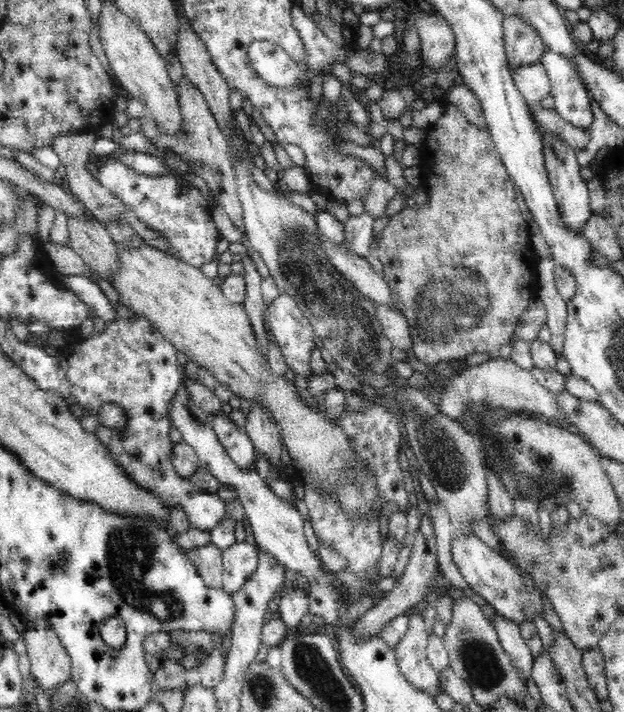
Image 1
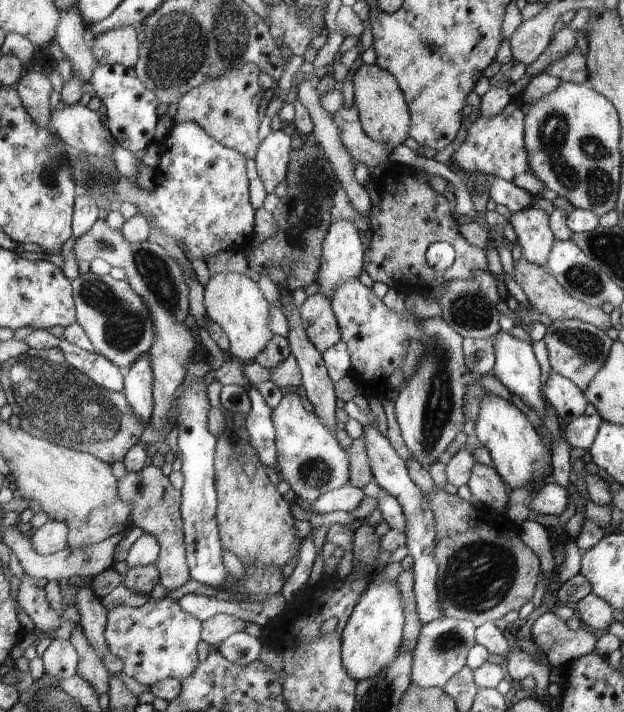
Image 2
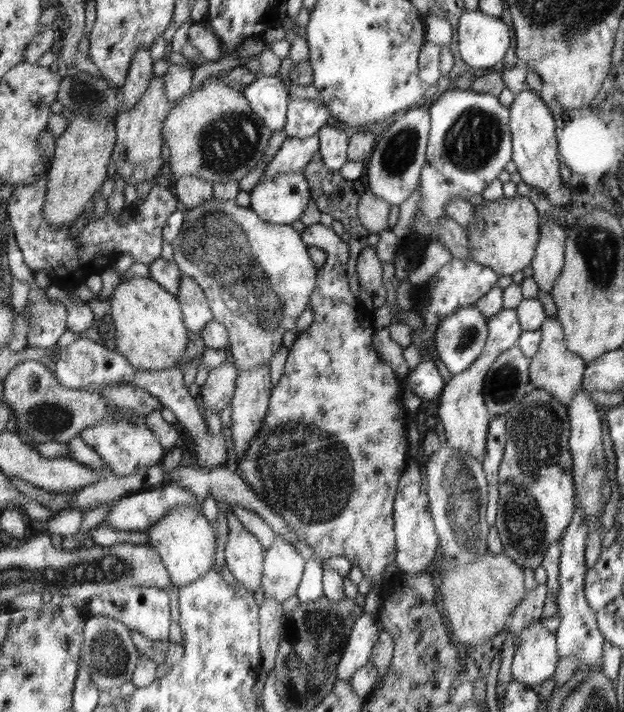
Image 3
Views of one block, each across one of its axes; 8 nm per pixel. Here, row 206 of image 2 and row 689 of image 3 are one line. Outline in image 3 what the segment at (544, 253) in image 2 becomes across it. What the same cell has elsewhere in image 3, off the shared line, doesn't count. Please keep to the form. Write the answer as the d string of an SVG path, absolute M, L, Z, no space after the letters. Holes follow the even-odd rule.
M539 618L519 634L516 642L511 667L513 679L537 690L558 668L558 639L542 626Z

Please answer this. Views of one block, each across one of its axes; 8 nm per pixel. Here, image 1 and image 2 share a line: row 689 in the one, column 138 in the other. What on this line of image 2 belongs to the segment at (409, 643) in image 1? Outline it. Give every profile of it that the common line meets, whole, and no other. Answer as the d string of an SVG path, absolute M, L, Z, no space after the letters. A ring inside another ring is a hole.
M29 348L1 365L3 389L9 393L7 404L21 419L22 430L34 438L114 464L123 462L126 452L143 436L146 424L134 414L127 395L92 382L67 362L63 351Z

